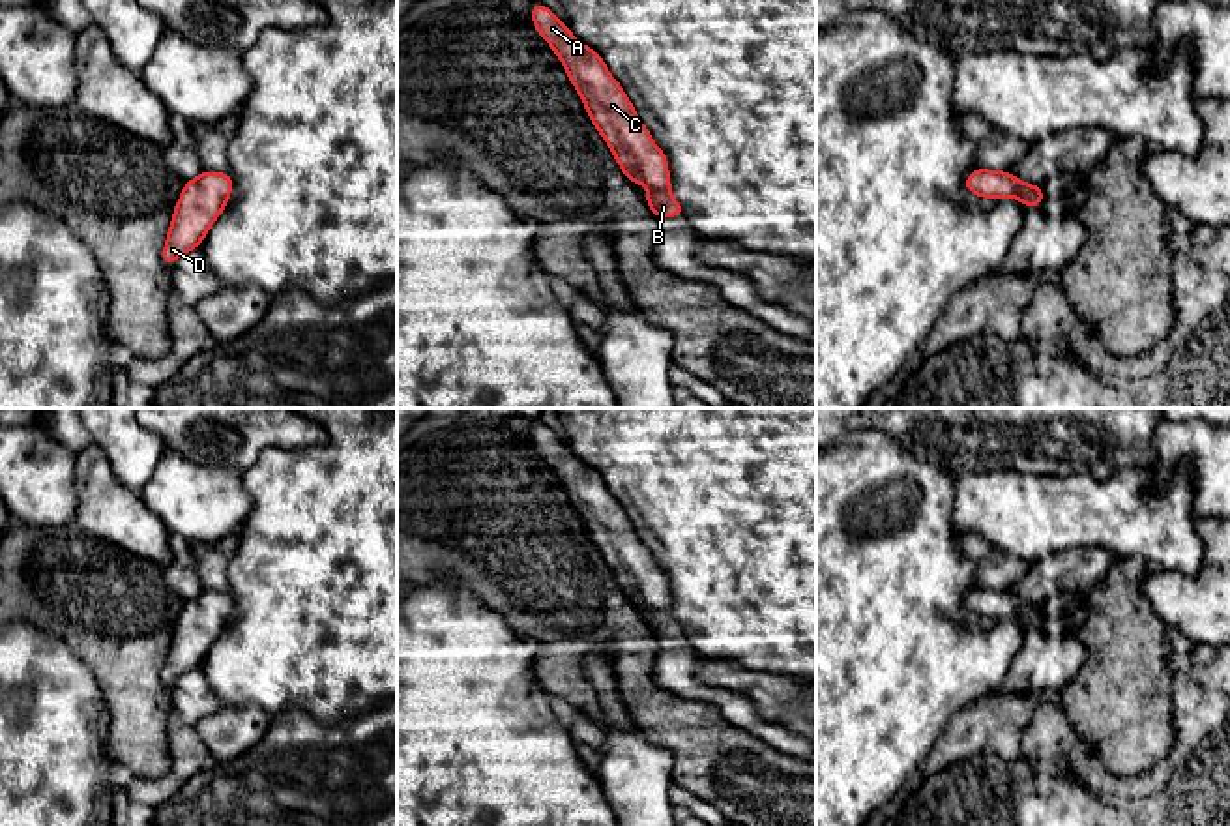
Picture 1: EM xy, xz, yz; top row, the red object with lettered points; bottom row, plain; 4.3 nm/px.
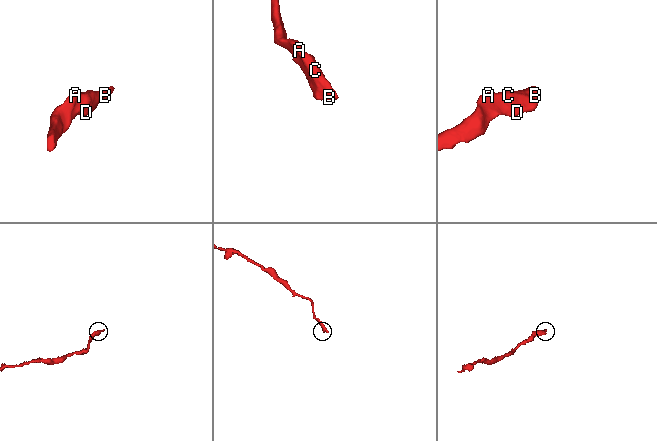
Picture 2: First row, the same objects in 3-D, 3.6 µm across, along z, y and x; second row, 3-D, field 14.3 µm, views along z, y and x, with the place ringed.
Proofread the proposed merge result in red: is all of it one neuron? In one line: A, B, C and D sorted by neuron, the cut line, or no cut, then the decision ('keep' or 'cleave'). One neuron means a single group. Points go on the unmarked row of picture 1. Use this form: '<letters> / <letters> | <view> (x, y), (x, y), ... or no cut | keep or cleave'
A B C D | no cut | keep

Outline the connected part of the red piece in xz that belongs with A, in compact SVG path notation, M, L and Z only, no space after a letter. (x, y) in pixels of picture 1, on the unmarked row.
M532 421L530 433L535 451L556 472L590 541L610 568L629 603L644 603L650 633L657 637L685 635L685 627L672 614L666 573L653 562L601 474L578 461L549 425Z

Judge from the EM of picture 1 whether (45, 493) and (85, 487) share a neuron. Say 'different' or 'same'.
different

